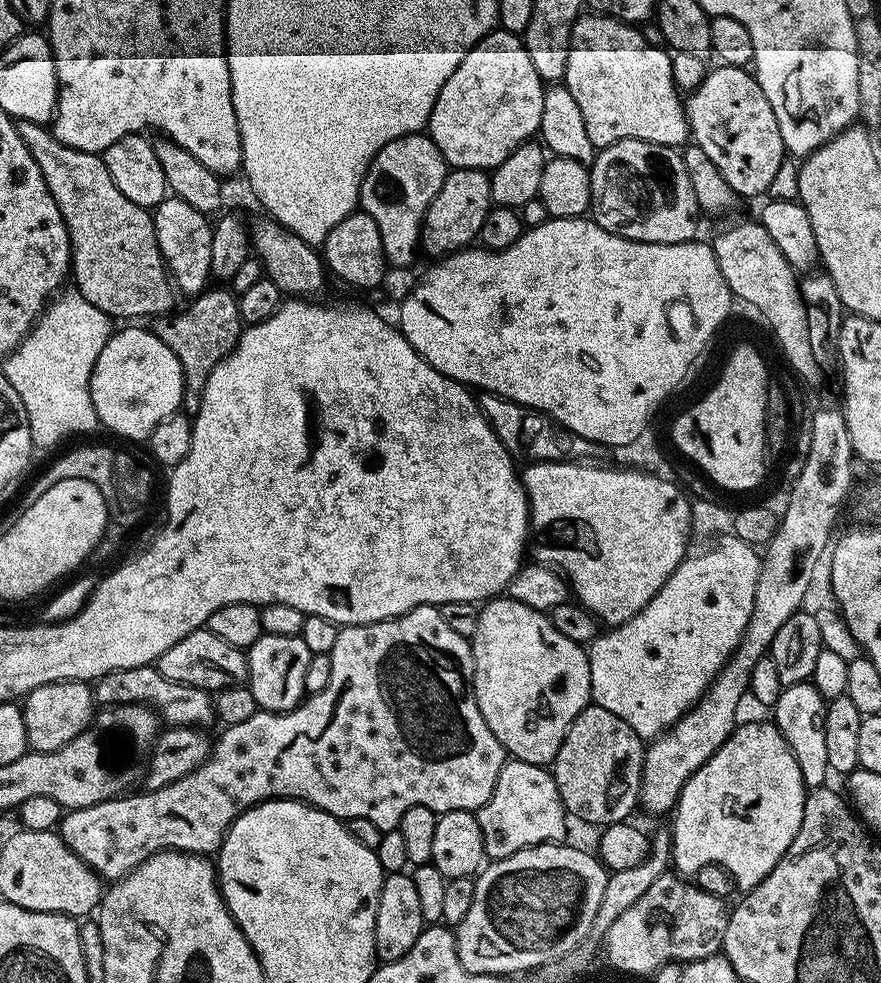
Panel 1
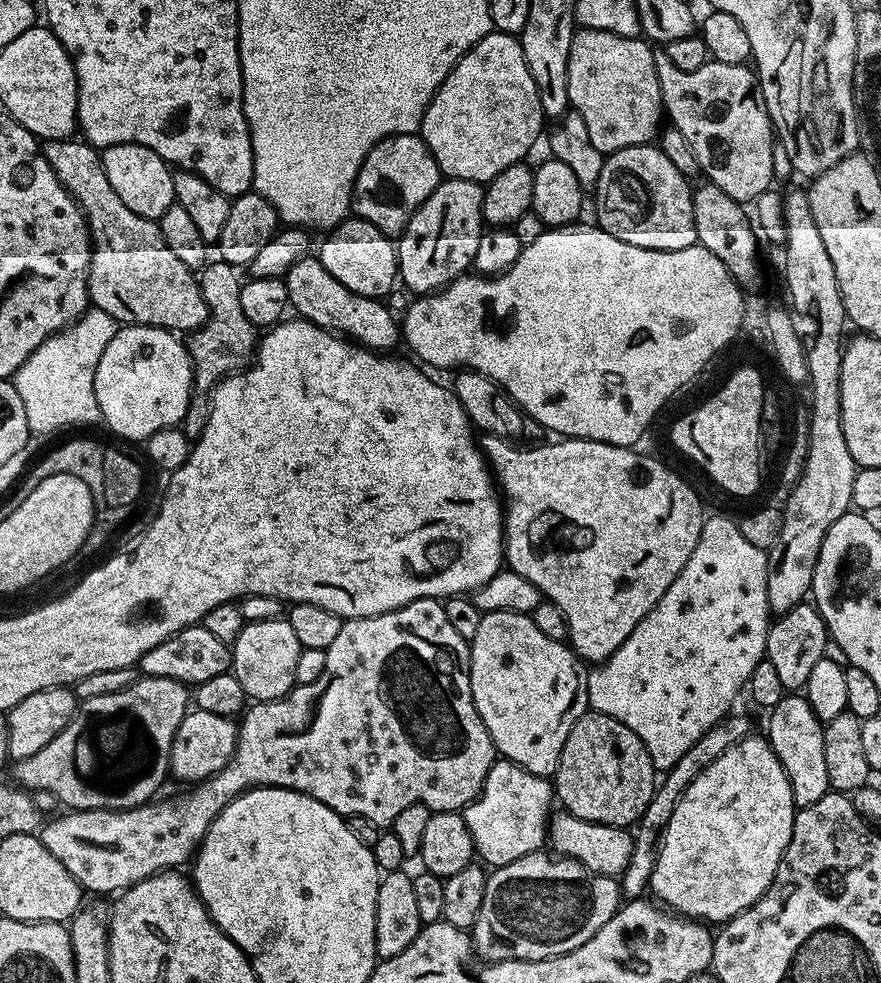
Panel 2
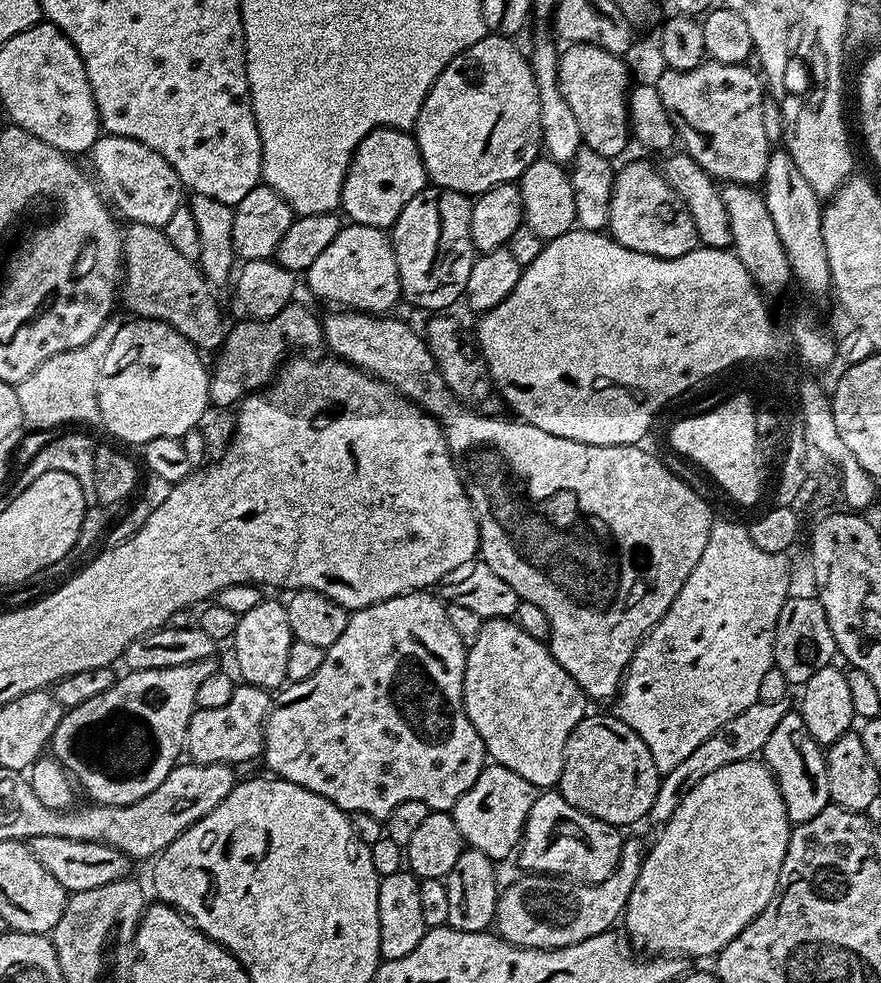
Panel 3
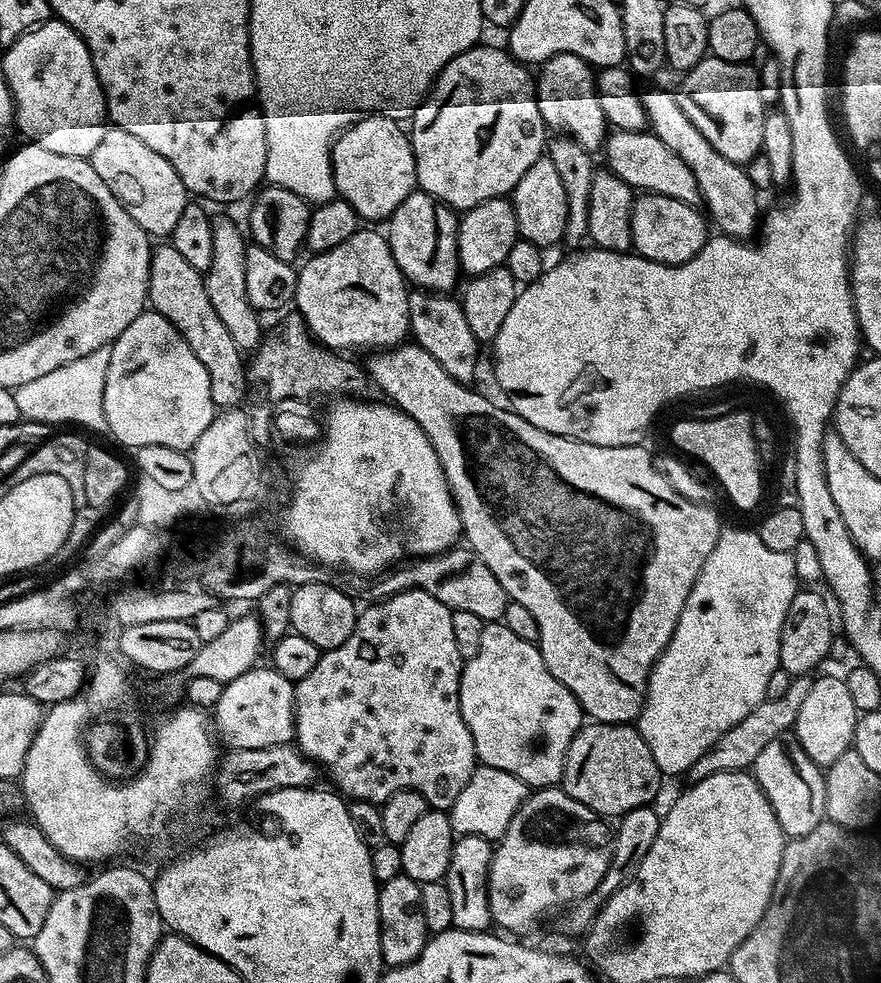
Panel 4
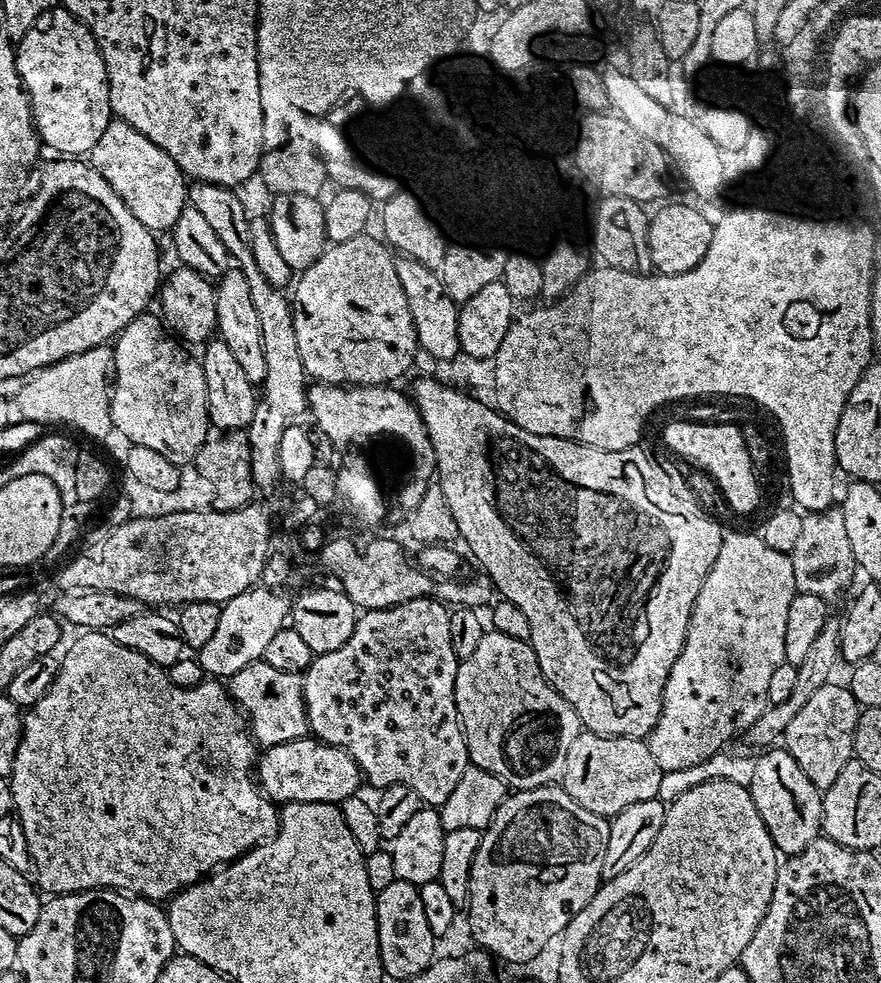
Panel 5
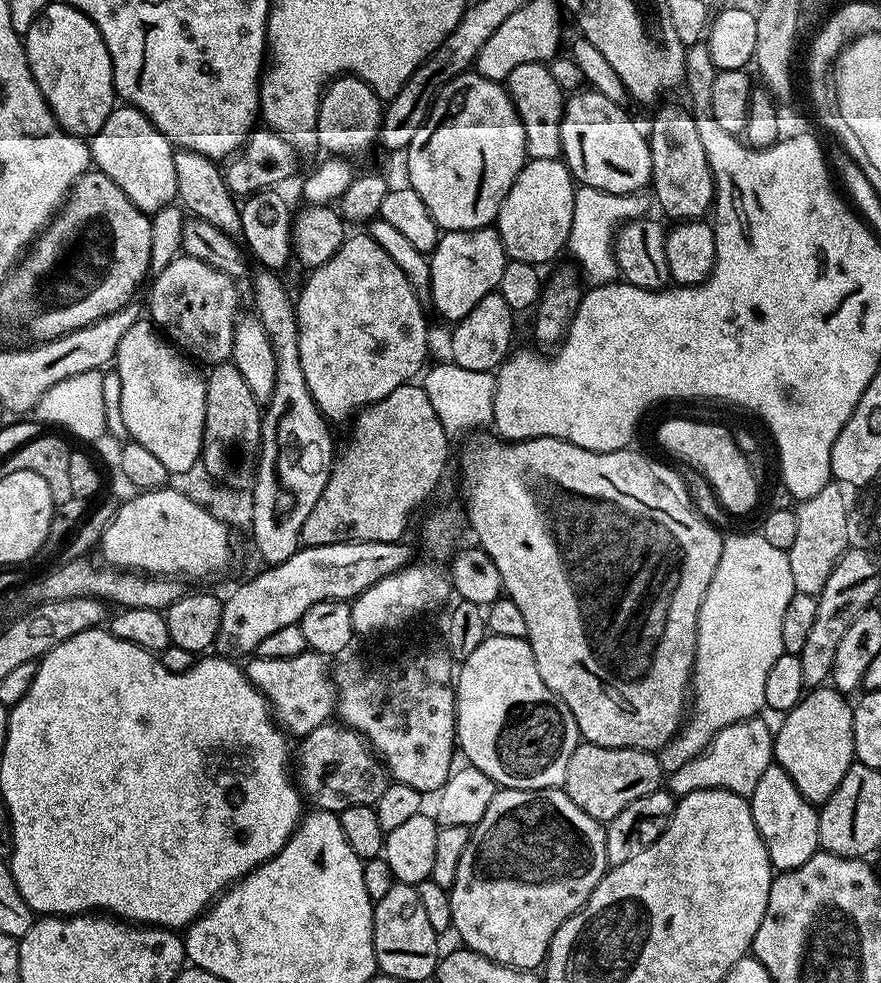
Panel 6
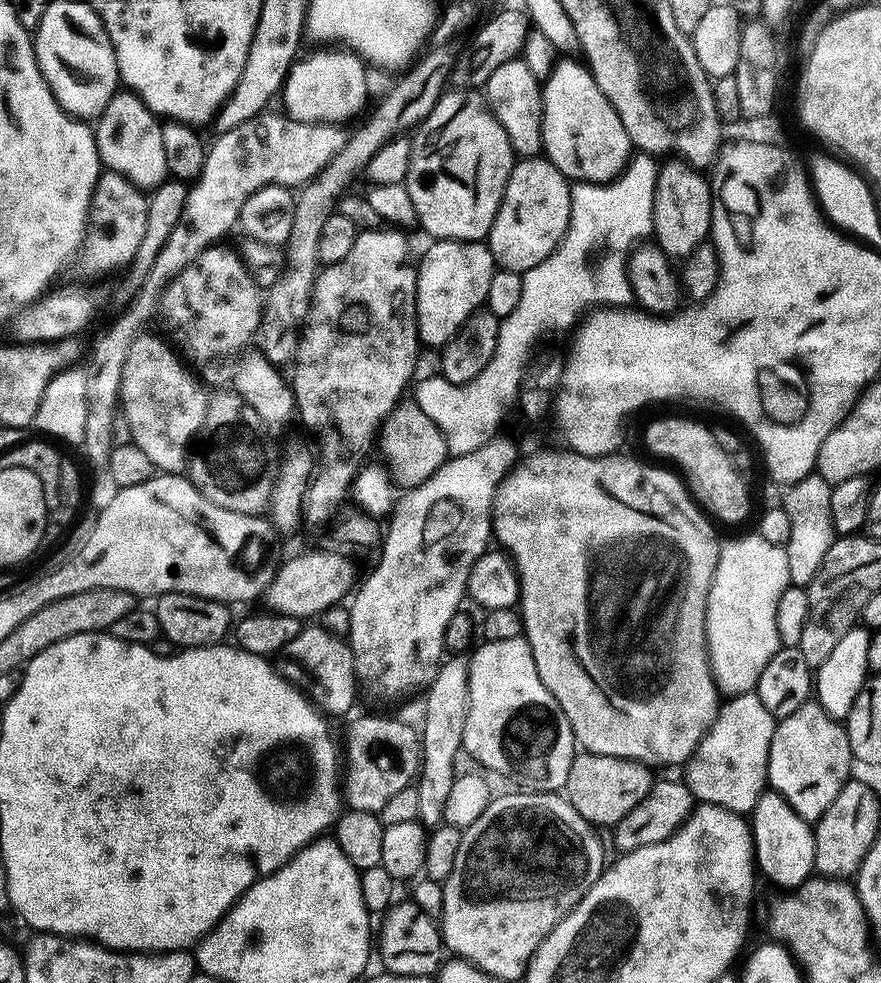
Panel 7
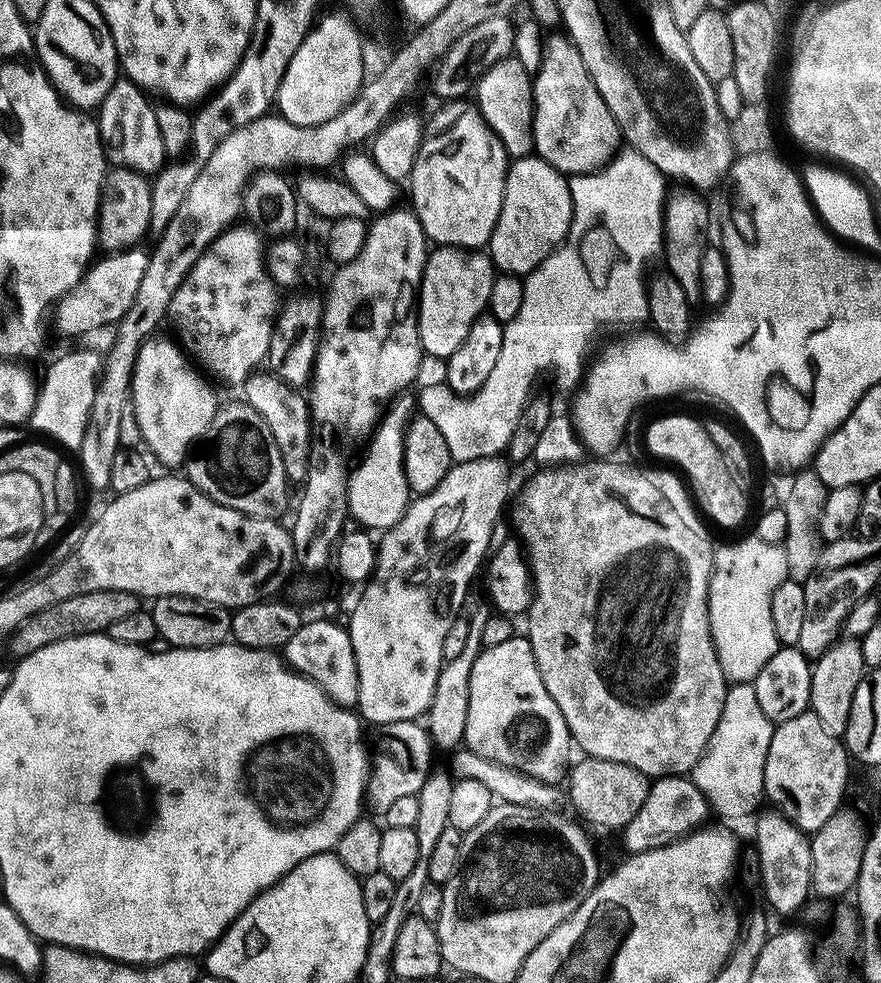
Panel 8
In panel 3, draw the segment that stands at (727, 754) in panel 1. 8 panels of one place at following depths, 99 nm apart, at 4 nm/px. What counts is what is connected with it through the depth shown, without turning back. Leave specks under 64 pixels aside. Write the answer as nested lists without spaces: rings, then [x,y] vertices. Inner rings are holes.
[[[759,759],[743,760],[742,762],[730,762],[730,766],[722,766],[722,770],[714,770],[714,774],[706,774],[690,794],[686,794],[680,800],[678,810],[669,818],[668,823],[659,829],[660,837],[653,842],[652,848],[647,849],[644,865],[638,874],[638,882],[634,882],[634,890],[630,890],[628,905],[624,907],[622,917],[623,931],[630,937],[631,943],[637,949],[645,948],[645,953],[652,954],[659,950],[664,954],[671,954],[681,958],[688,956],[708,956],[715,957],[716,953],[722,951],[739,932],[745,928],[770,902],[774,890],[778,886],[778,874],[782,870],[782,862],[786,858],[786,846],[788,845],[788,833],[790,831],[790,821],[786,814],[786,806],[782,802],[782,794],[778,790],[776,780],[772,776],[767,764]]]

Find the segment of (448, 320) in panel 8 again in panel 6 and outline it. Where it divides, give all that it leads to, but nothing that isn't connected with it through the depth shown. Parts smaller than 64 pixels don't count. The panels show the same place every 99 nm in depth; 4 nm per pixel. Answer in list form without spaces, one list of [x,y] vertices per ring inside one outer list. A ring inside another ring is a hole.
[[[495,227],[444,232],[430,254],[430,301],[444,320],[455,322],[466,318],[486,294],[497,291],[502,270],[508,265],[502,238]]]

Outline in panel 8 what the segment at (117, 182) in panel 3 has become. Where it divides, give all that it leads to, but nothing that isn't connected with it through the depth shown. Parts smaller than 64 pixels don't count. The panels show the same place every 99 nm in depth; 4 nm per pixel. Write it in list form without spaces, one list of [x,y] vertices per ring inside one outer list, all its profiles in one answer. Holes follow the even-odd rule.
[[[117,78],[114,86],[106,94],[106,98],[98,106],[98,123],[100,126],[100,140],[104,143],[105,157],[113,165],[121,168],[132,168],[136,172],[155,174],[164,167],[166,157],[162,146],[162,130],[158,130],[158,118],[153,101],[148,101],[145,89],[127,78]]]

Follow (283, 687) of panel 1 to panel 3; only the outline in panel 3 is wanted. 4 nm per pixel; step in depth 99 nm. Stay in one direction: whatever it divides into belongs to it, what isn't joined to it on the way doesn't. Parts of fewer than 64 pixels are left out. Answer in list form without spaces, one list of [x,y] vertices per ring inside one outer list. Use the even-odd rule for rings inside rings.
[[[265,598],[258,602],[258,606],[254,606],[254,610],[246,610],[246,614],[237,619],[236,632],[230,641],[230,647],[236,651],[235,671],[238,676],[240,671],[239,679],[245,684],[253,684],[259,688],[279,689],[288,680],[286,661],[292,642],[290,622],[286,618],[286,610],[281,601]]]

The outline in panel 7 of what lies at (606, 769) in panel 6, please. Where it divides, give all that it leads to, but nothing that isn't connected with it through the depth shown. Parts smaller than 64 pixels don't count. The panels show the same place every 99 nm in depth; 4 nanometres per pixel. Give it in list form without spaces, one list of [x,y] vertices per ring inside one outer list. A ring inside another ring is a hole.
[[[581,751],[572,760],[563,791],[574,810],[578,810],[578,814],[582,814],[582,818],[586,818],[589,824],[614,826],[619,820],[626,818],[626,814],[630,814],[630,810],[634,810],[634,806],[638,806],[638,802],[642,802],[646,794],[650,794],[654,783],[652,772],[649,765],[640,764],[637,760]]]

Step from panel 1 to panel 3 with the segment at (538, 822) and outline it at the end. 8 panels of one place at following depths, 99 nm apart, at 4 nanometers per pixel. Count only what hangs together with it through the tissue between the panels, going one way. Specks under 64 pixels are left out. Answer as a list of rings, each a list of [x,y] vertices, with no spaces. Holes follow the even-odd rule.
[[[488,762],[478,774],[474,786],[470,786],[470,790],[466,790],[462,798],[458,798],[450,811],[467,847],[482,850],[482,854],[489,856],[493,862],[501,862],[500,860],[506,859],[511,852],[513,855],[519,849],[520,840],[524,837],[526,818],[530,818],[530,806],[534,806],[537,795],[538,789],[526,782],[522,774],[514,774],[514,770],[506,770],[506,766]]]

